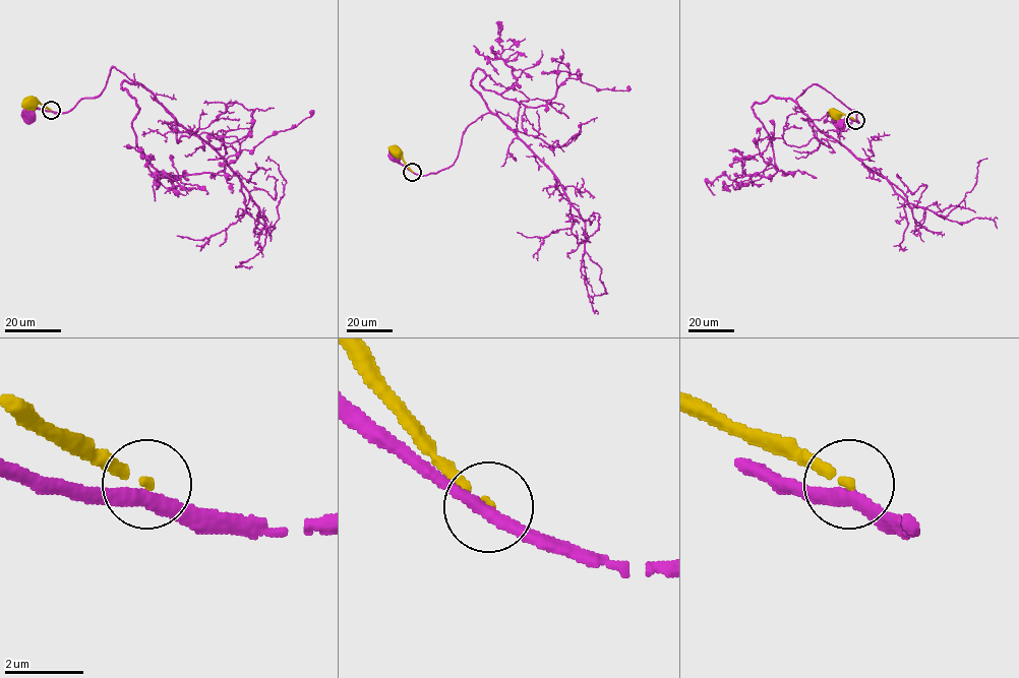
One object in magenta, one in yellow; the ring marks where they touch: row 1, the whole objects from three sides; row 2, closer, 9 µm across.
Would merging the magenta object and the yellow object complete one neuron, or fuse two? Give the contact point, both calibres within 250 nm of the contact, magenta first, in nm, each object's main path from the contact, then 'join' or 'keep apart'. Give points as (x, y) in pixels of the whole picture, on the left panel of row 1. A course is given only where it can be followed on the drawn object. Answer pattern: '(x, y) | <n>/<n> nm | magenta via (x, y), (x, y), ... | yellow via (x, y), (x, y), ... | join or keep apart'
(51, 110) | 340/220 nm | magenta via (51, 110), (35, 109), (27, 114), (30, 117) | yellow via (51, 110), (39, 103), (30, 104) | keep apart

